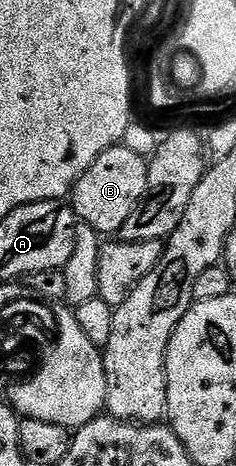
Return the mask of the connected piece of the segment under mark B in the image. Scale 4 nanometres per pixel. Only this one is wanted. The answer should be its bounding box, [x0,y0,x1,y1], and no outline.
[69,145,148,237]

